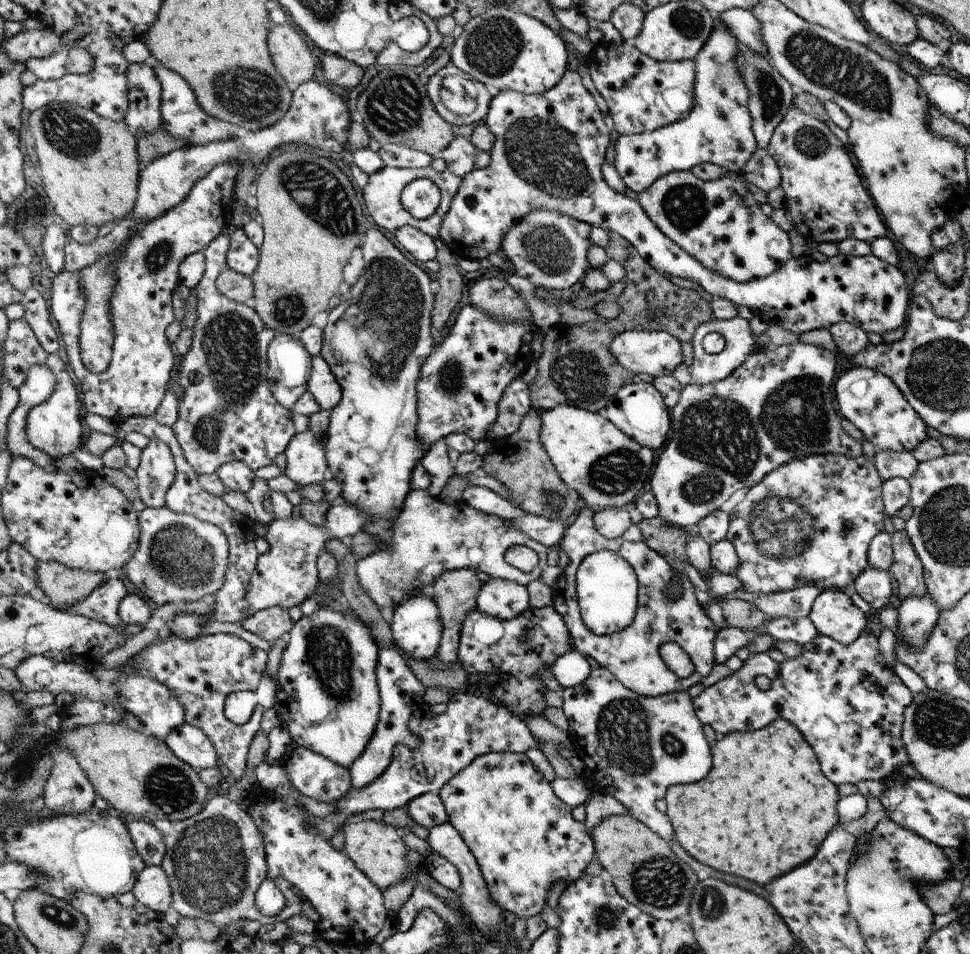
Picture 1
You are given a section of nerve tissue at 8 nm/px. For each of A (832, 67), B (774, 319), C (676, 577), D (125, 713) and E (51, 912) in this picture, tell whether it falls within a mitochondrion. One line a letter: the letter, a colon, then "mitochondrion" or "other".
A: mitochondrion
B: other
C: other
D: other
E: mitochondrion

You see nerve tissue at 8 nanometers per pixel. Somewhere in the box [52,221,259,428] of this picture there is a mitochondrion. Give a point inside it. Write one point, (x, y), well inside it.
(157, 256)

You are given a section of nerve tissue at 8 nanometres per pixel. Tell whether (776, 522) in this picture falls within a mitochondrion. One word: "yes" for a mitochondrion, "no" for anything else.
yes

